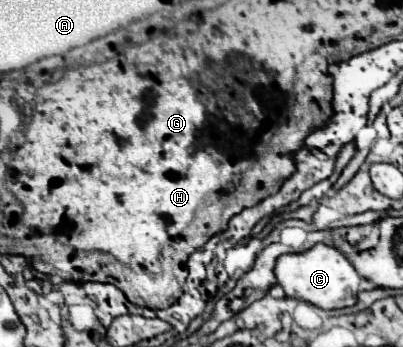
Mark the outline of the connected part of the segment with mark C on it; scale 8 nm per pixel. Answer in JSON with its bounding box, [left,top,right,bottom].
[276,244,362,310]

